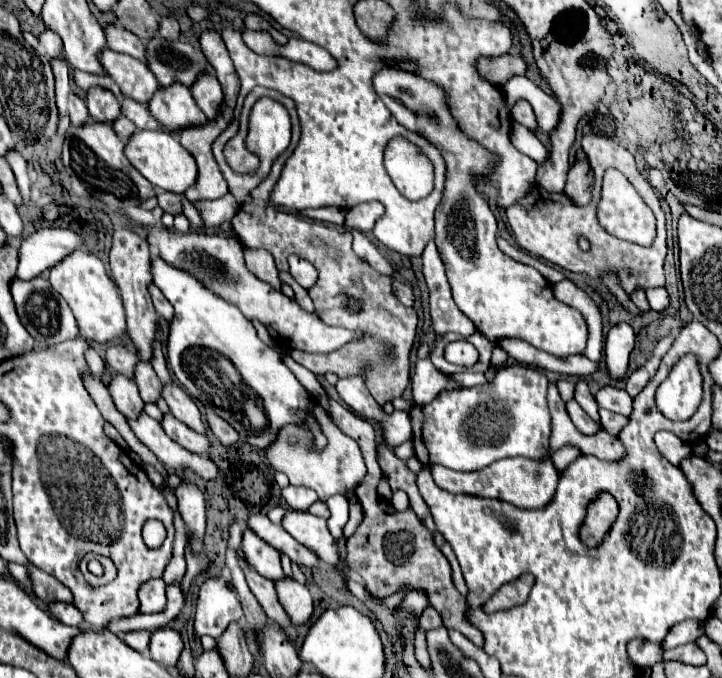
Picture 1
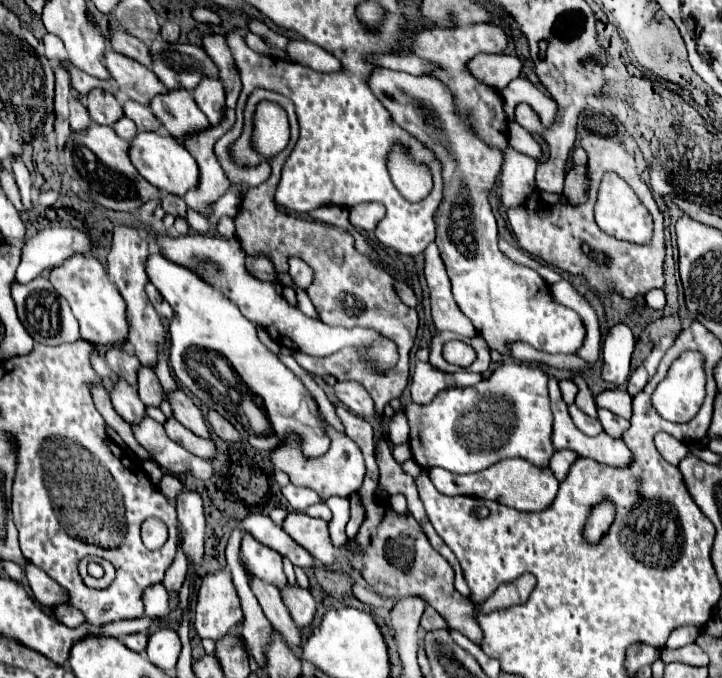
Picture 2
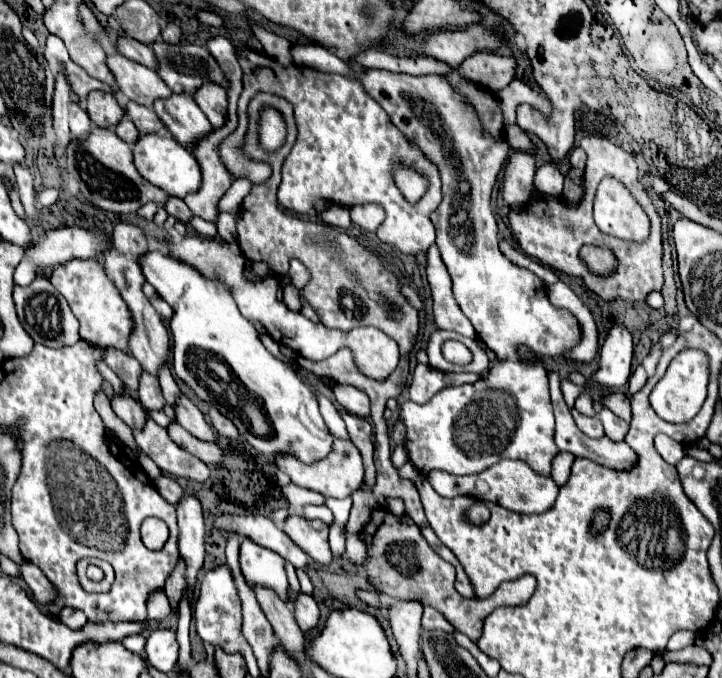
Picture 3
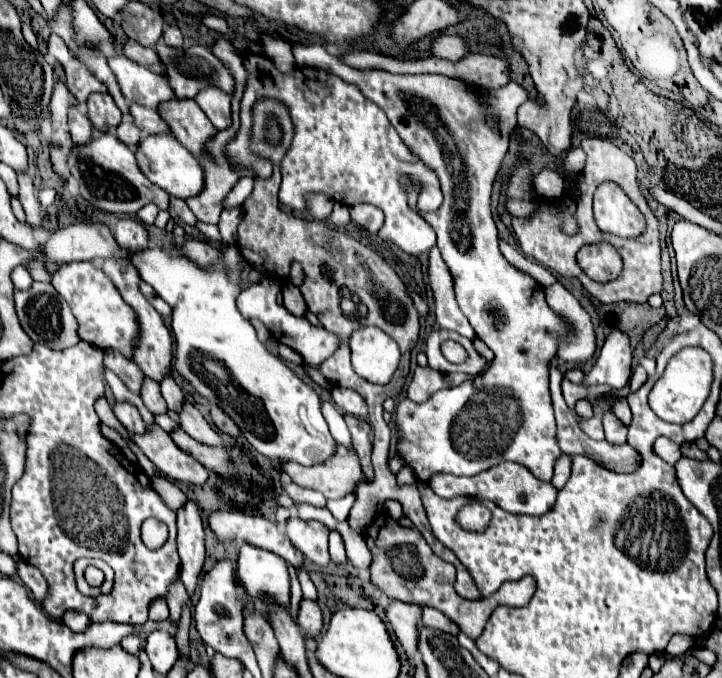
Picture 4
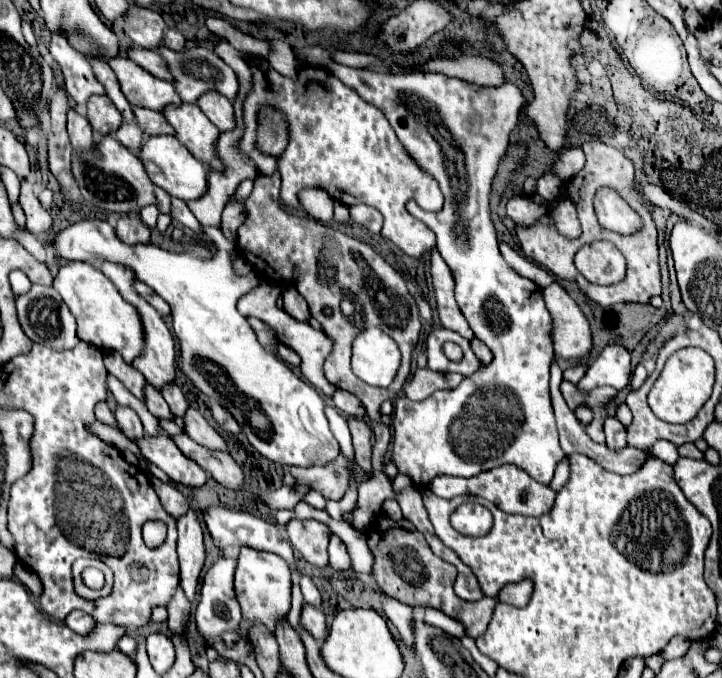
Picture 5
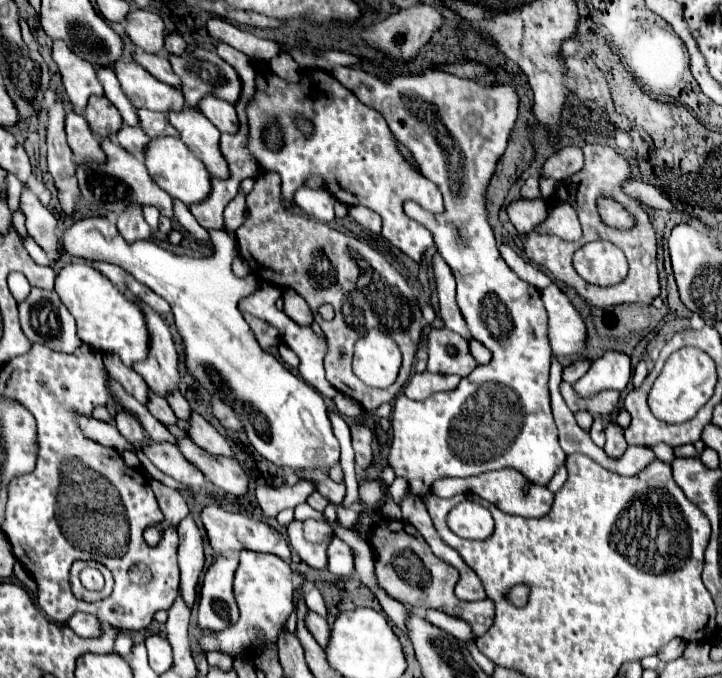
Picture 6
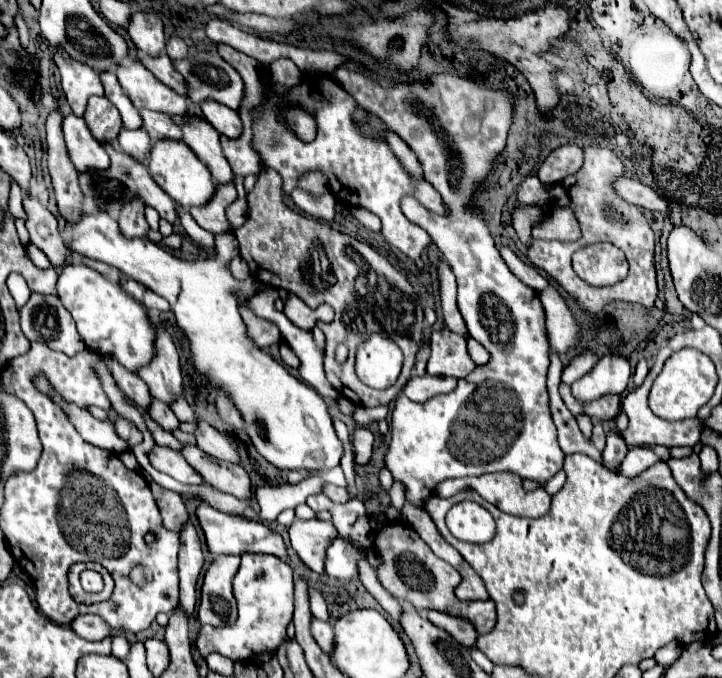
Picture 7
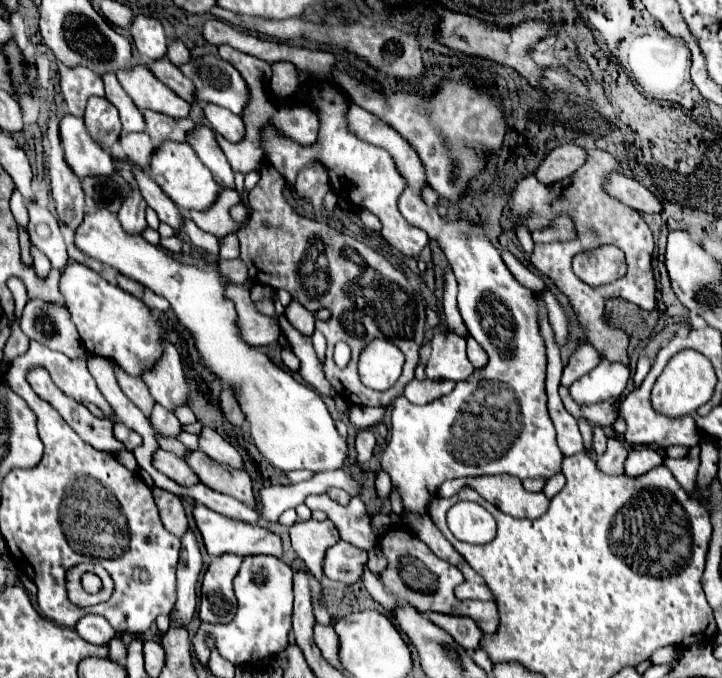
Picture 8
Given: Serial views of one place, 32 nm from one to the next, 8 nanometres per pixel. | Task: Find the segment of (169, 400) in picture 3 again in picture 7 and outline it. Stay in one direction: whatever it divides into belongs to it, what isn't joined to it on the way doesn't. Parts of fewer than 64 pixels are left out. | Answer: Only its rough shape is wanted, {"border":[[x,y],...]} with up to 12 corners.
{"border":[[184,398],[172,404],[180,422],[194,422],[194,412]]}

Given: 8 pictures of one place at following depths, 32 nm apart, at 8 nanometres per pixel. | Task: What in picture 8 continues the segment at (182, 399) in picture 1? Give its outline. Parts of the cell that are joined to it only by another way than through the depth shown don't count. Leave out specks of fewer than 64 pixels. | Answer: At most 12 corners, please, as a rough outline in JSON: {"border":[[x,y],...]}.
{"border":[[212,428],[202,430],[200,450],[236,470],[242,456]]}

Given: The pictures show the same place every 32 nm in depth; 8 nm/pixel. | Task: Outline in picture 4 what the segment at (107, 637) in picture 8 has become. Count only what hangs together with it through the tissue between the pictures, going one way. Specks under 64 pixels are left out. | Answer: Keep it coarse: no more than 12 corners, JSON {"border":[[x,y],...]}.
{"border":[[78,610],[62,620],[72,632],[84,632],[92,620]]}

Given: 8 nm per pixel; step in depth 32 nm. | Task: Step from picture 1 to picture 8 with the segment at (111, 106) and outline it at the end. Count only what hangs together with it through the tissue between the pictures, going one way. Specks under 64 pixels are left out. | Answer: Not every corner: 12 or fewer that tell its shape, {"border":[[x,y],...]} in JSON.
{"border":[[90,98],[88,134],[102,146],[120,138],[120,118],[106,98]]}

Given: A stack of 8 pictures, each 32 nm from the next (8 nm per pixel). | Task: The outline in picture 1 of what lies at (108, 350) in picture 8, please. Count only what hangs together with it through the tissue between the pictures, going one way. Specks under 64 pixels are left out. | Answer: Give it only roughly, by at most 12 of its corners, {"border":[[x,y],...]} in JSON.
{"border":[[76,250],[50,270],[84,340],[126,332],[102,260]]}

